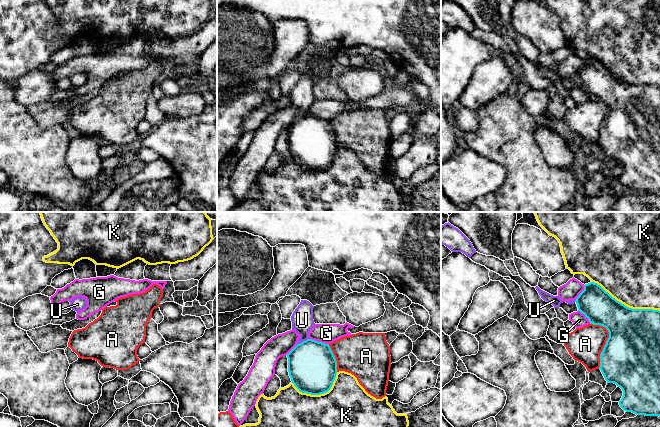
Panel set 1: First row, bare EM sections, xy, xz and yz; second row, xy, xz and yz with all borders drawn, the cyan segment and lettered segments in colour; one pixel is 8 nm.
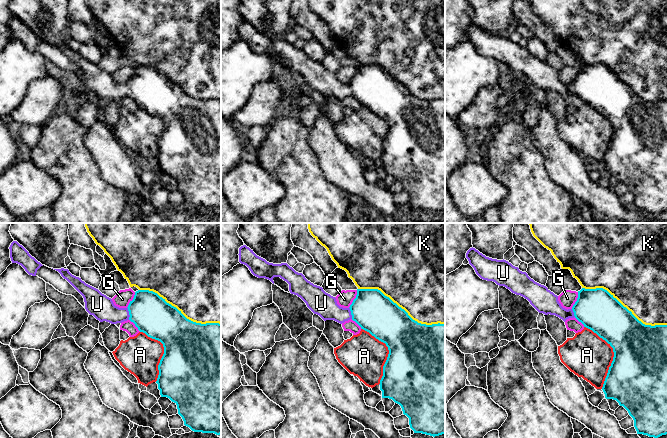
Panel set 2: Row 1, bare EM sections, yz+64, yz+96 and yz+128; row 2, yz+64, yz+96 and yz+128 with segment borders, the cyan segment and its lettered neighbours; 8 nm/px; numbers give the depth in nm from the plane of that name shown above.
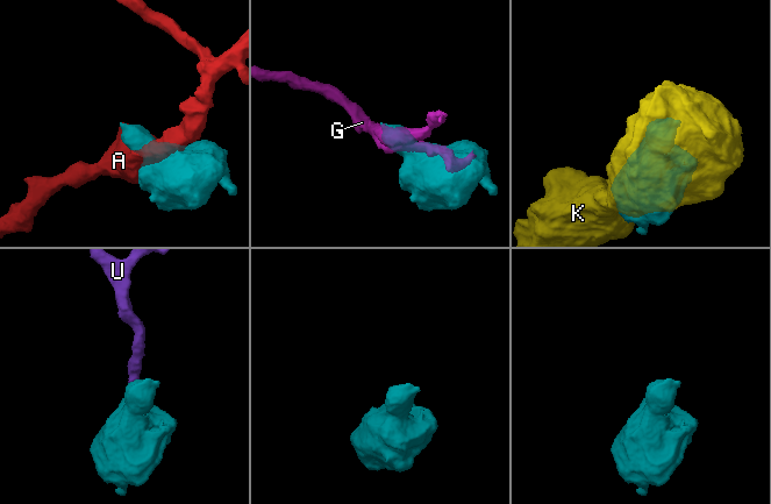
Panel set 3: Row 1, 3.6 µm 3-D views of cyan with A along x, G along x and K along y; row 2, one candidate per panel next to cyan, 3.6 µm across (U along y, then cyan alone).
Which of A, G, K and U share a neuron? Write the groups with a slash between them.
A / G / K / U

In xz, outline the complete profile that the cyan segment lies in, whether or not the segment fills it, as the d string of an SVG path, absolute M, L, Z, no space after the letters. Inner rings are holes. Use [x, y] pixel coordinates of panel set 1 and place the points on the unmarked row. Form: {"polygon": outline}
{"polygon": "M301 76L291 92L292 105L300 114L287 130L288 148L300 168L320 171L331 165L337 150L337 137L329 120L308 113L315 101L313 84L309 77Z"}

